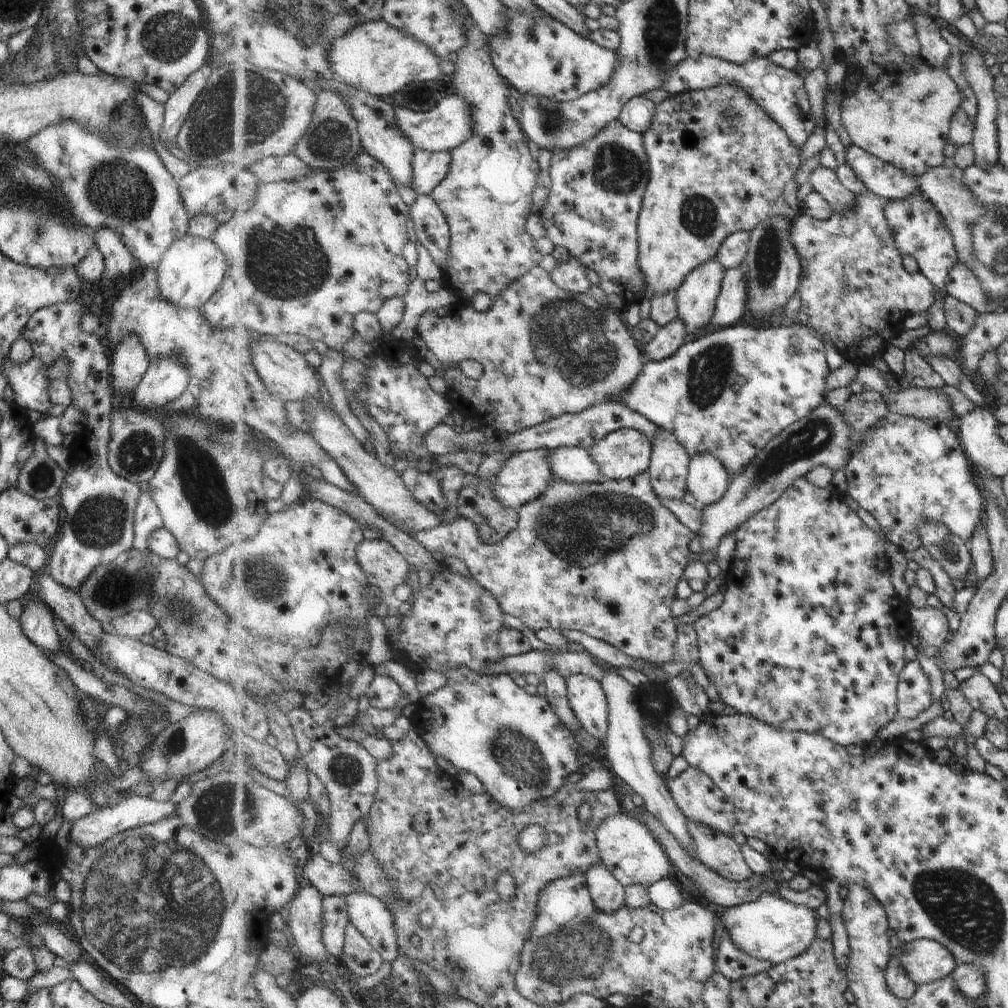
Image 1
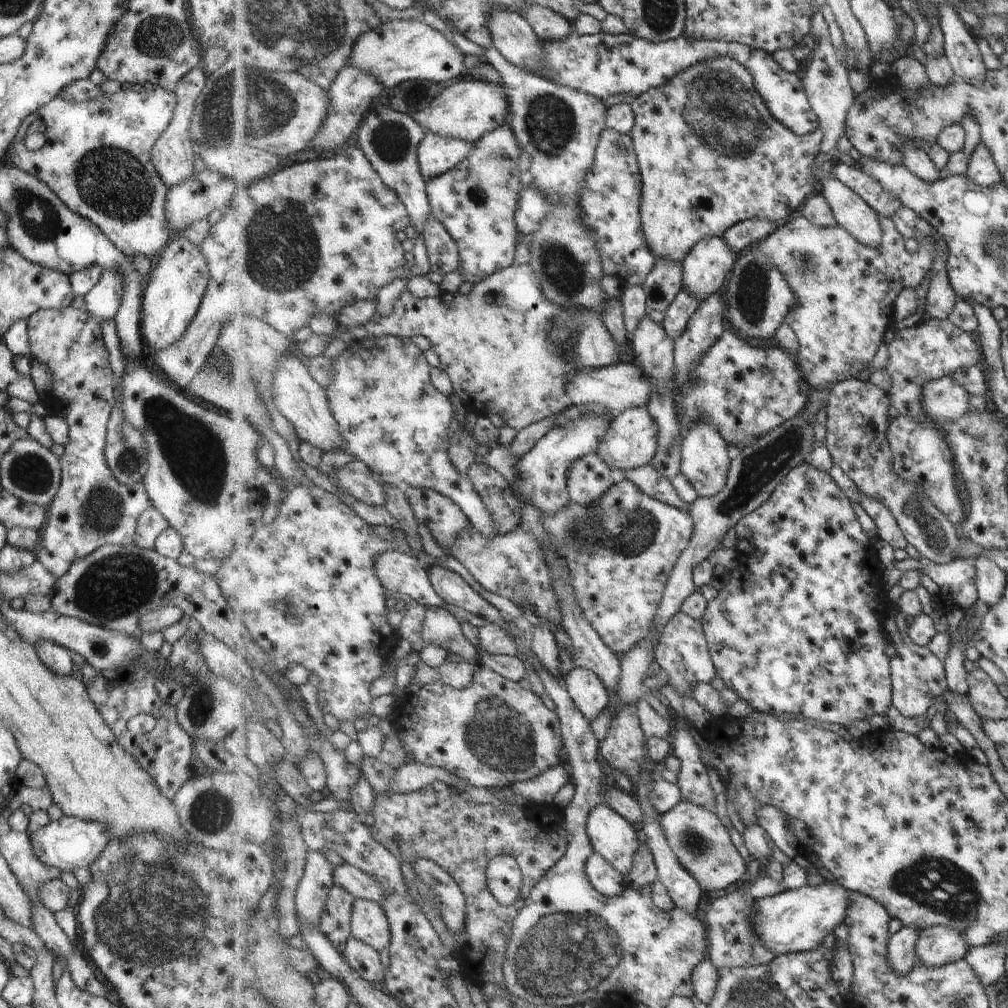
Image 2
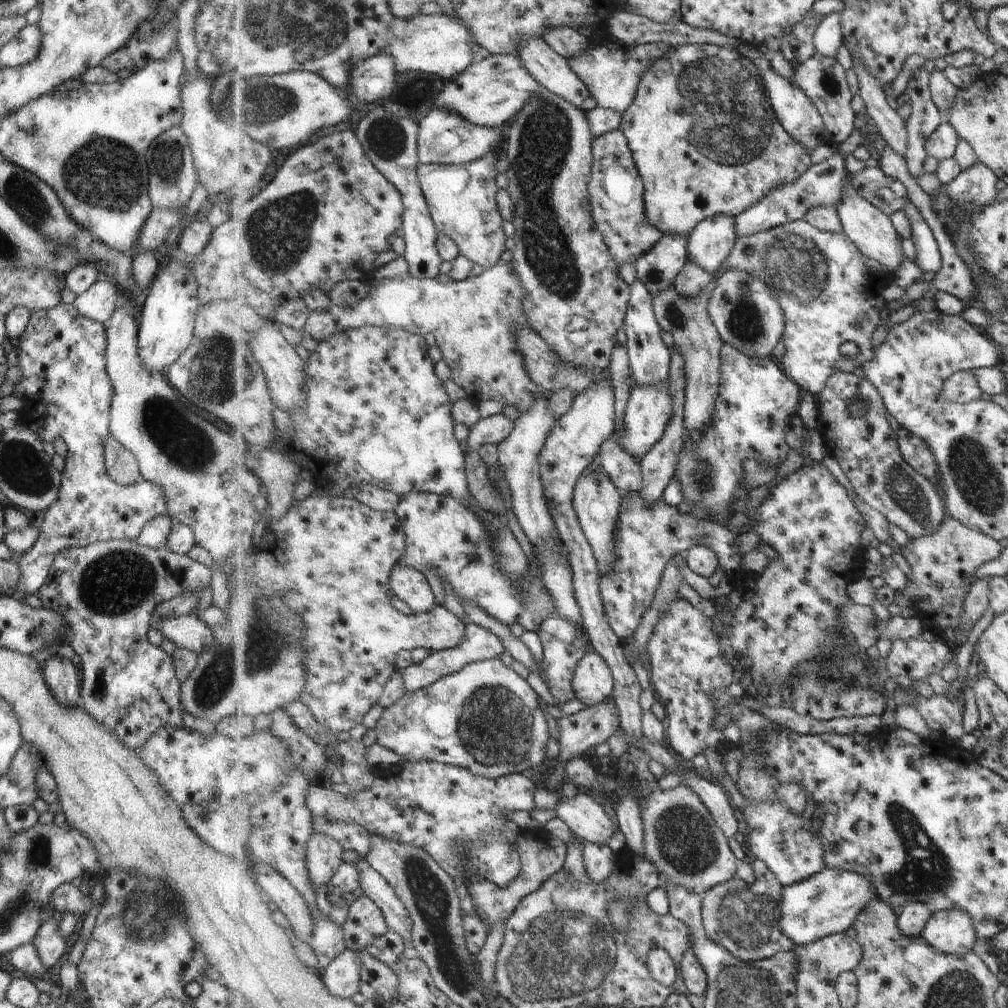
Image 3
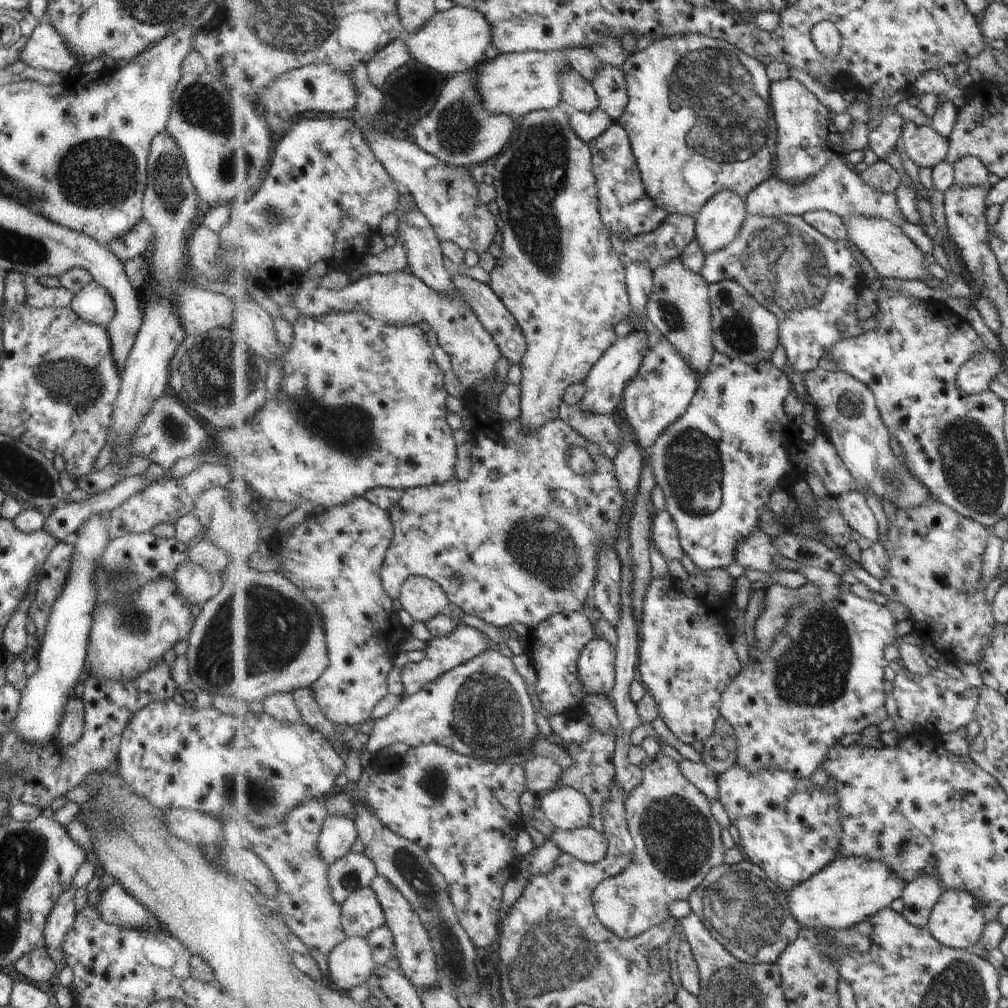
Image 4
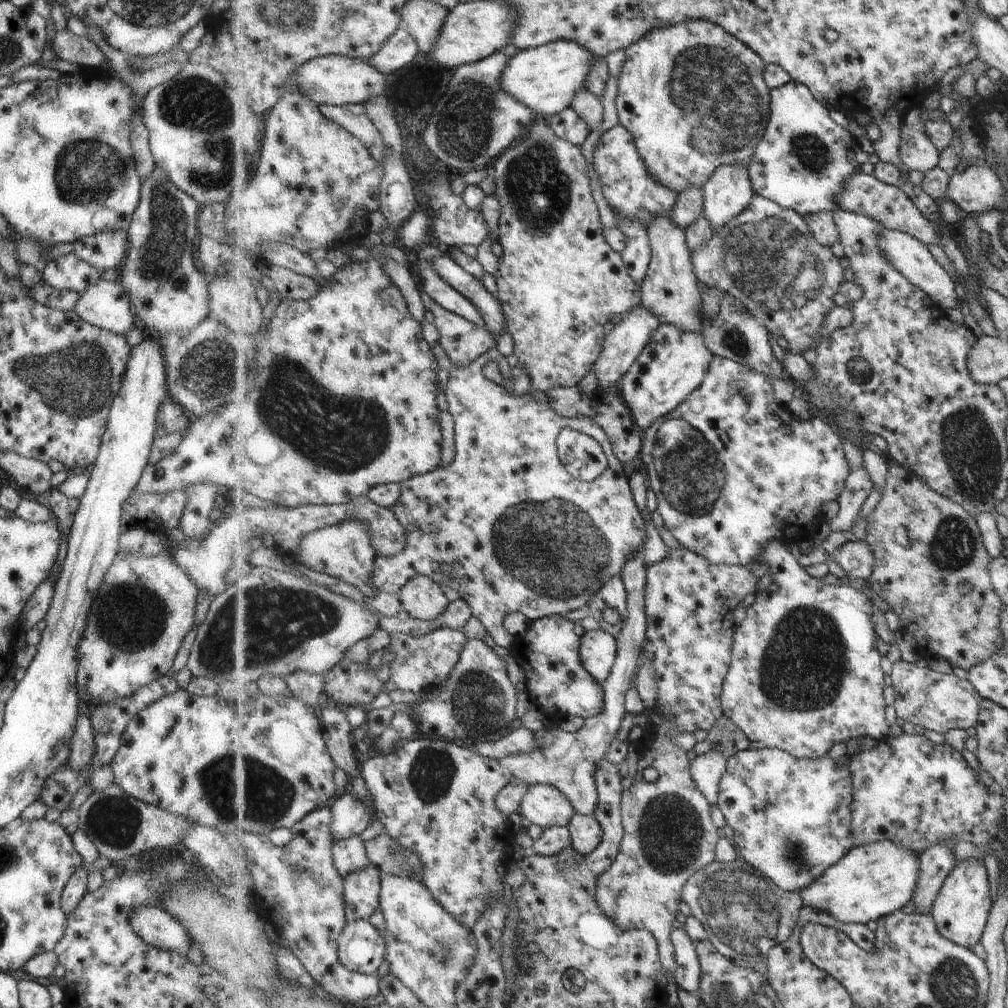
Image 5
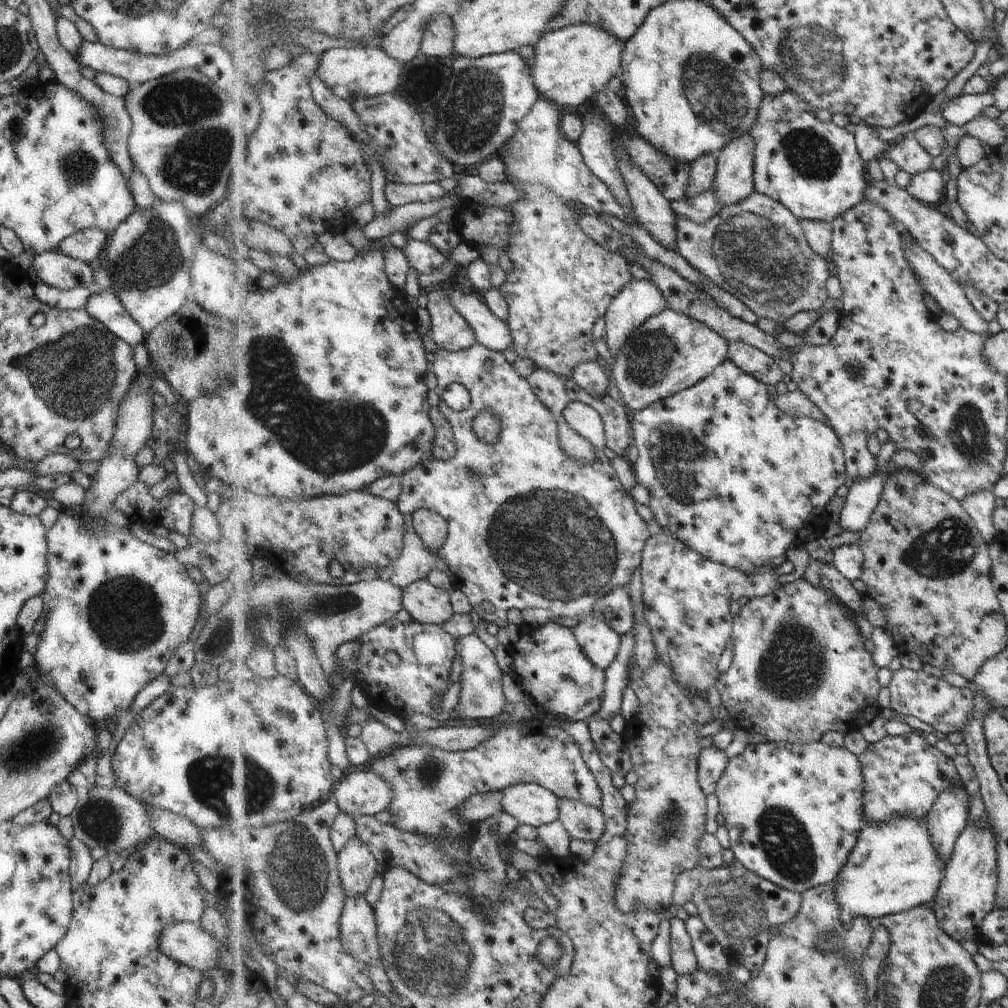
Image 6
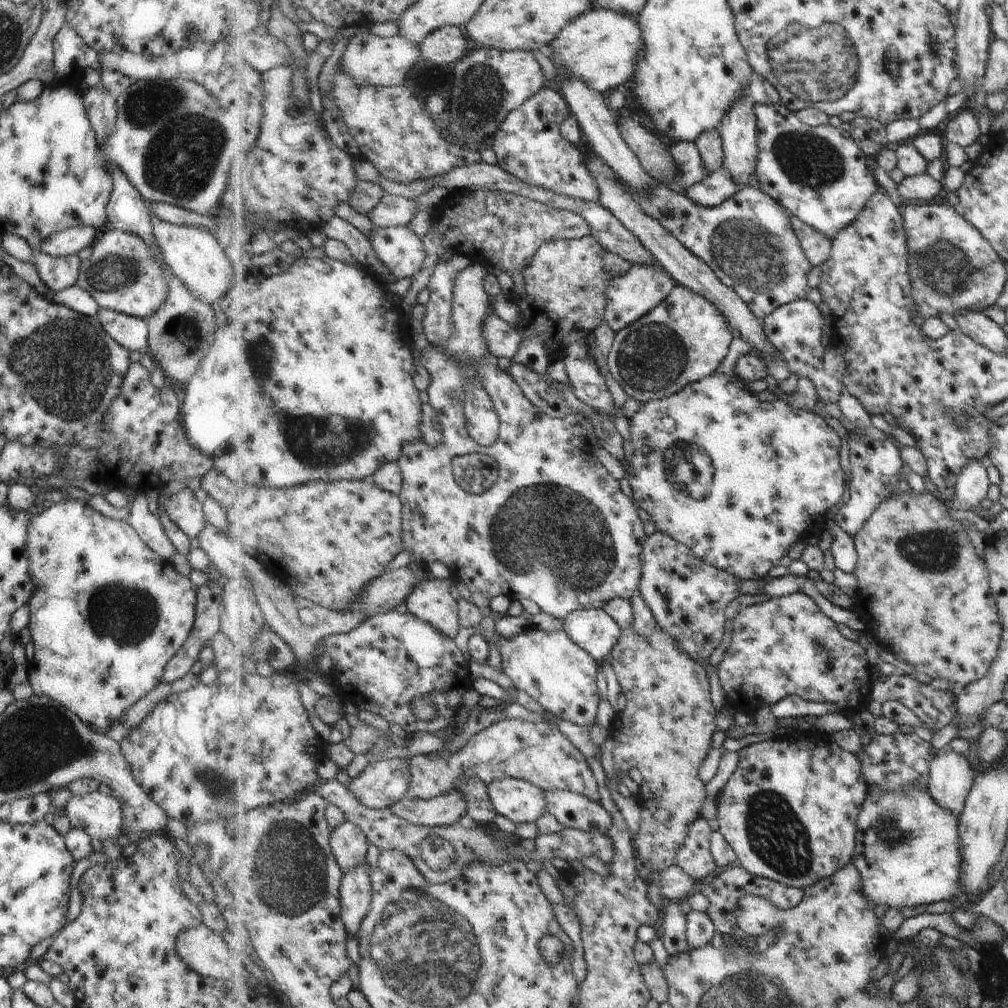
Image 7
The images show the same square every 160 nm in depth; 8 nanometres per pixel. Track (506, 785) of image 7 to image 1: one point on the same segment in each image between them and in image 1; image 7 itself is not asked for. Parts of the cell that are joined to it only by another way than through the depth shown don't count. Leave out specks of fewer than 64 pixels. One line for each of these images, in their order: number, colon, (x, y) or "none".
1: (629, 849)
2: (617, 839)
3: (588, 820)
4: (565, 807)
5: (543, 805)
6: (530, 804)

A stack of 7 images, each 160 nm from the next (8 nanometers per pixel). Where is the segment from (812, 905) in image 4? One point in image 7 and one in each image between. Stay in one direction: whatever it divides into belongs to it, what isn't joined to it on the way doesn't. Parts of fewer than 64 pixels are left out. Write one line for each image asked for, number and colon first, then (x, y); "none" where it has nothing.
5: (870, 882)
6: (895, 868)
7: (908, 853)

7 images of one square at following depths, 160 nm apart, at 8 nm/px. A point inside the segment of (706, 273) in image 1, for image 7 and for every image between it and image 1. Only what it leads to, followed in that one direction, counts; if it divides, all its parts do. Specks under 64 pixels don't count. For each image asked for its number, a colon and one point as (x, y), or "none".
2: (706, 269)
3: (710, 245)
4: (718, 224)
5: (729, 193)
6: (735, 181)
7: (739, 130)

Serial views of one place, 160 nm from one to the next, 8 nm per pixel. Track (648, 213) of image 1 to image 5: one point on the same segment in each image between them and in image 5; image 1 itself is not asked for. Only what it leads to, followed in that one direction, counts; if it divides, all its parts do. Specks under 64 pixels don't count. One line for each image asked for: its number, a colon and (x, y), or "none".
2: (712, 154)
3: (706, 139)
4: (700, 117)
5: (695, 97)

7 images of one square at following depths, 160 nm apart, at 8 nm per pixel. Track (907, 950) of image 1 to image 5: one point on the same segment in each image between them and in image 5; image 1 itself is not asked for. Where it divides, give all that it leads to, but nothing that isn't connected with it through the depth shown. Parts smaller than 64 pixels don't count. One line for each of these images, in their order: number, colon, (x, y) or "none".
2: (937, 946)
3: (952, 931)
4: (958, 921)
5: (962, 909)

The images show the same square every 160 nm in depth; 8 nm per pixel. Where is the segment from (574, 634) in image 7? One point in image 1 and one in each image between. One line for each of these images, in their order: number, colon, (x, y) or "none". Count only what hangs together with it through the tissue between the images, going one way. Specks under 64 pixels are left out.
1: (588, 699)
2: (590, 695)
3: (594, 683)
4: (597, 666)
5: (598, 650)
6: (598, 640)

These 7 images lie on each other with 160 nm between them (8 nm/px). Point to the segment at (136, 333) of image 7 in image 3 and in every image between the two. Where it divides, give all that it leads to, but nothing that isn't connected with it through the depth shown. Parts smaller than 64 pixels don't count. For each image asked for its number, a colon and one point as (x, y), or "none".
3: (97, 303)
4: (92, 303)
5: (105, 305)
6: (104, 307)

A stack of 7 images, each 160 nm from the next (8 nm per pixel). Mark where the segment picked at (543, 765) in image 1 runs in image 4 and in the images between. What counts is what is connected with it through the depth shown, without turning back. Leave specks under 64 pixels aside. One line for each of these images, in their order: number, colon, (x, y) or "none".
2: (492, 734)
3: (486, 718)
4: (481, 709)

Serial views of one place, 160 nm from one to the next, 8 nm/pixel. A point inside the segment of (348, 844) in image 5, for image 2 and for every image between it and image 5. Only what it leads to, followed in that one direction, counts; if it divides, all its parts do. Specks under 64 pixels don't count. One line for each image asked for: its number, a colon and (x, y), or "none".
2: (336, 921)
3: (334, 899)
4: (354, 871)

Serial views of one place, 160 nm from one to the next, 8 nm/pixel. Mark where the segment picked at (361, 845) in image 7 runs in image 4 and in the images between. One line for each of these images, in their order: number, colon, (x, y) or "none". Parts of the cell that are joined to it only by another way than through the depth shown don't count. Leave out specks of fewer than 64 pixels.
4: (362, 912)
5: (362, 890)
6: (358, 865)

